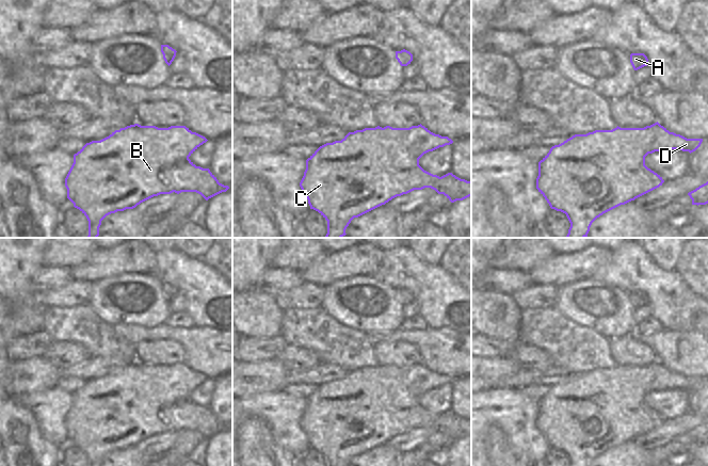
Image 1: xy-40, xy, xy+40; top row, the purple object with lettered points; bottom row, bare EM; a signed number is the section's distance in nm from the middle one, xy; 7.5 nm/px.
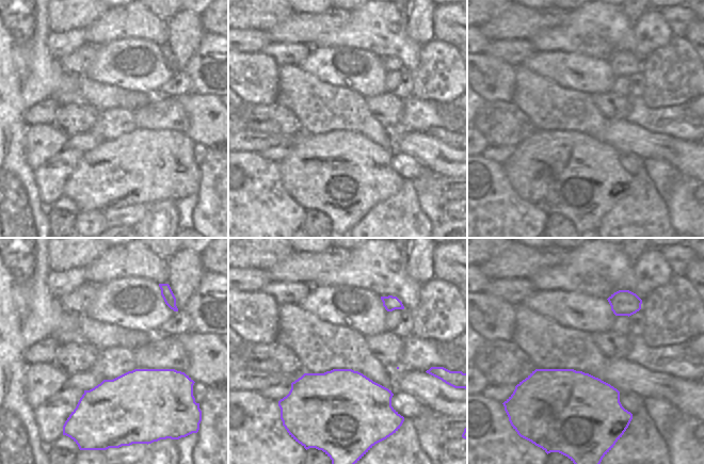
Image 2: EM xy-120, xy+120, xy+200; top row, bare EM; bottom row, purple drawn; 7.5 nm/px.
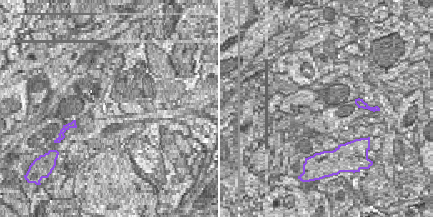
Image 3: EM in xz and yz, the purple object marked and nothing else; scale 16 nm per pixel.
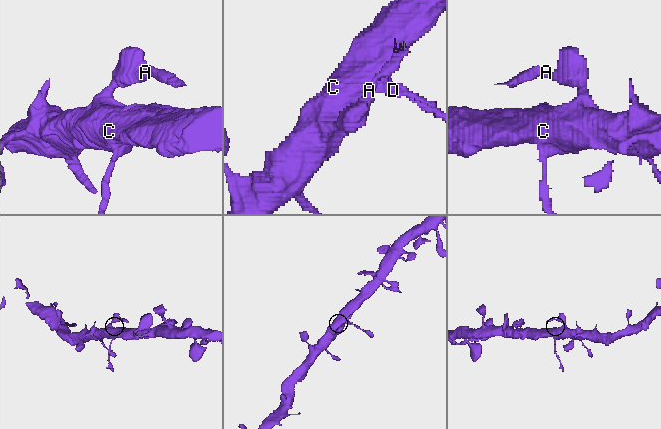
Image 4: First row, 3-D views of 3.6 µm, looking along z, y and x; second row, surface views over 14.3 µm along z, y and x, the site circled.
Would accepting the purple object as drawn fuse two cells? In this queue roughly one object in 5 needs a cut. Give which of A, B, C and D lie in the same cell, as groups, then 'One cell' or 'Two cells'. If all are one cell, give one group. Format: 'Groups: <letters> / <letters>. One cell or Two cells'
Groups: A B C D. One cell.

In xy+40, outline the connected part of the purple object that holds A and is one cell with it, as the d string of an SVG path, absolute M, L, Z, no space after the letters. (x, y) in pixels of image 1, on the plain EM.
M631 292L630 302L634 309L638 309L644 305L647 305L648 298L644 292Z

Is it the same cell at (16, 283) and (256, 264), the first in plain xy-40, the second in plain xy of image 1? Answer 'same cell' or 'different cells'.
same cell

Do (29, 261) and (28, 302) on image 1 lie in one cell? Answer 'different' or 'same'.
same

